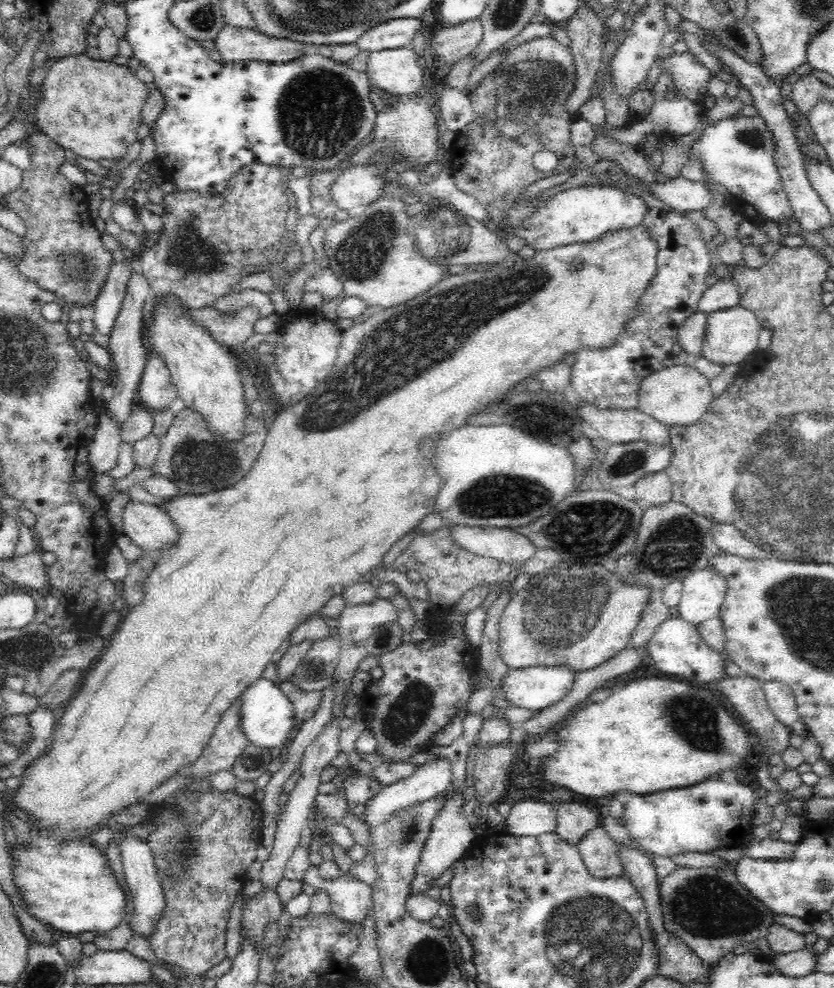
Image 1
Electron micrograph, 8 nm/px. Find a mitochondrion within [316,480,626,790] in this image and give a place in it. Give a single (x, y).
(561, 611)

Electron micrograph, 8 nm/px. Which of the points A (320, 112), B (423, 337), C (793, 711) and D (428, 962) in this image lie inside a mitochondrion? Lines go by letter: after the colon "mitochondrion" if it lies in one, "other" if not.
A: mitochondrion
B: mitochondrion
C: other
D: mitochondrion

